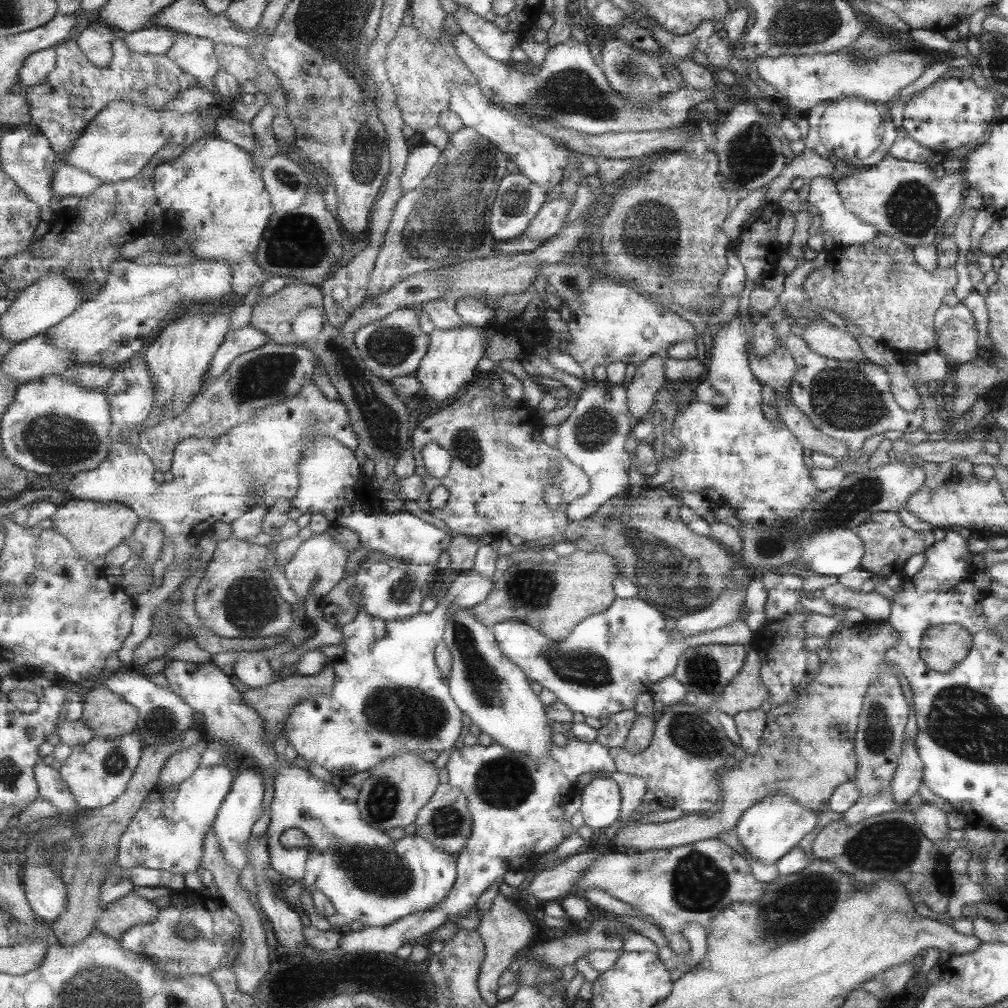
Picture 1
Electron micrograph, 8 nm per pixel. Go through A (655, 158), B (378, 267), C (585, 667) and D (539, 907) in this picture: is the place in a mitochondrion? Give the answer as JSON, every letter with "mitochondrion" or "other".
{"A":"other","B":"other","C":"mitochondrion","D":"other"}

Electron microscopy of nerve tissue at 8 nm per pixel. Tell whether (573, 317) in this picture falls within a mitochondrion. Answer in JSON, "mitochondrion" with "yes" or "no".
{"mitochondrion":"no"}

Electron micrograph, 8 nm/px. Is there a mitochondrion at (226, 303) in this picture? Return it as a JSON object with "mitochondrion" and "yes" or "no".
{"mitochondrion":"no"}

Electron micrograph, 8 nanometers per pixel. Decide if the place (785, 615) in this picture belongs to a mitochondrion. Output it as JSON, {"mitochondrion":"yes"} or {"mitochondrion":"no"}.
{"mitochondrion":"no"}

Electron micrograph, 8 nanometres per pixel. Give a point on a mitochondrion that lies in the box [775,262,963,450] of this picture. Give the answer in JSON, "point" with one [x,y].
{"point":[846,399]}

